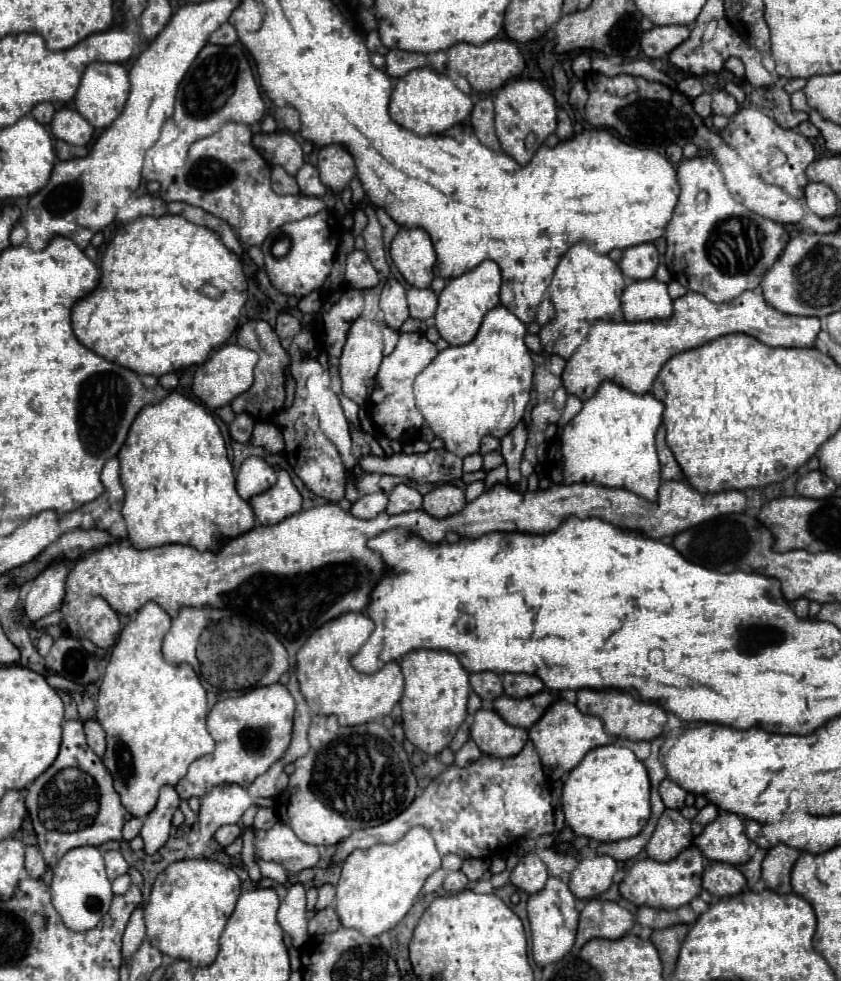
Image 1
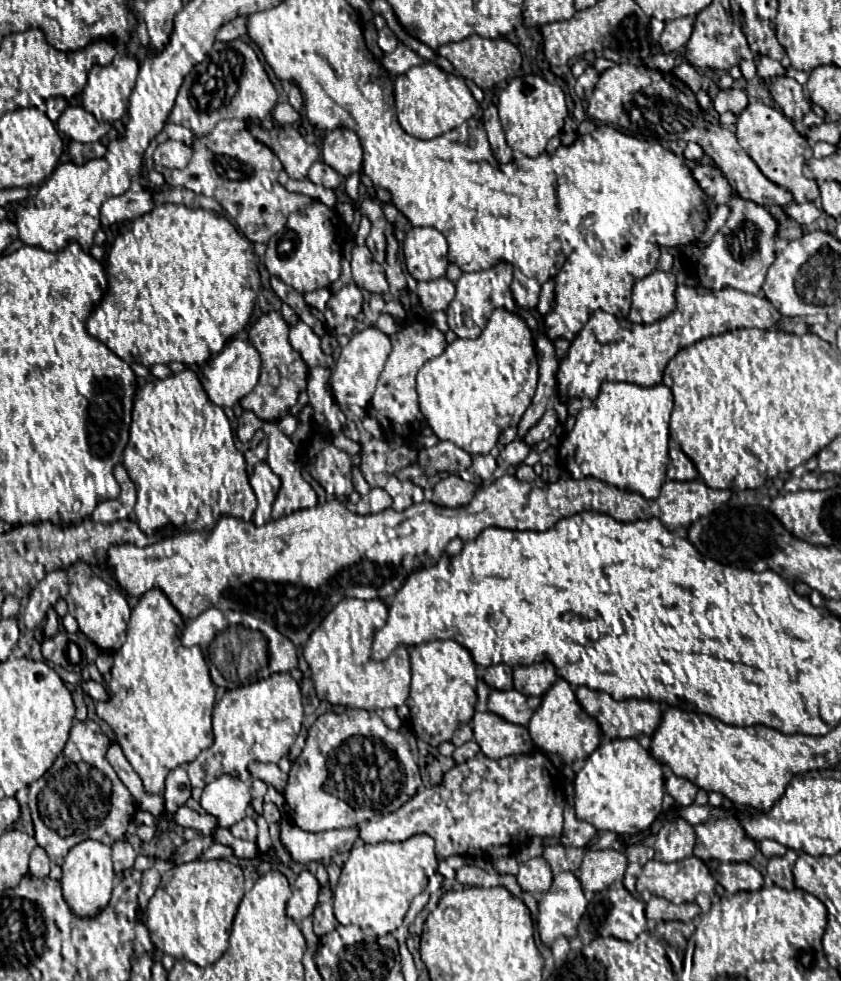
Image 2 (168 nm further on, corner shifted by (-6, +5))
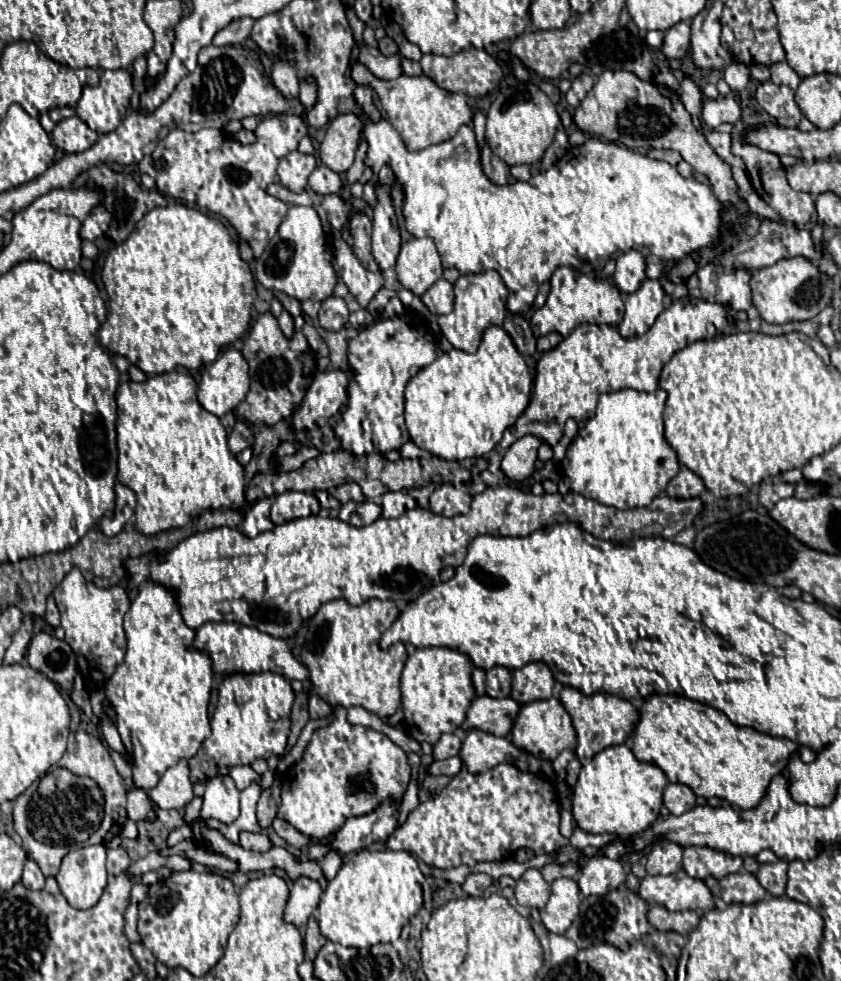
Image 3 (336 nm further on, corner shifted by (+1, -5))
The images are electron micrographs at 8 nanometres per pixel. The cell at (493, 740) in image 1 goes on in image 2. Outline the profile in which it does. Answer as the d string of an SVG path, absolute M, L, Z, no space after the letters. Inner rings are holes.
M476 712L472 730L474 742L478 742L482 754L490 760L534 752L534 742L524 726L516 726L490 712Z

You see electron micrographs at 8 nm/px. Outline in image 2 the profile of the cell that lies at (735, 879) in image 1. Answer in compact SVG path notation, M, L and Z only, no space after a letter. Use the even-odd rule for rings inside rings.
M748 862L740 864L720 864L714 874L716 882L722 884L728 892L740 890L760 890L764 886L764 876Z

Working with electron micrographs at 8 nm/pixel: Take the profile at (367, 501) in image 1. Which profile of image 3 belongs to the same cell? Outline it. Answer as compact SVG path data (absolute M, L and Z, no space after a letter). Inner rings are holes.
M365 500L357 506L357 510L351 514L349 524L353 526L367 526L371 522L375 522L381 516L381 506L375 504L373 500Z

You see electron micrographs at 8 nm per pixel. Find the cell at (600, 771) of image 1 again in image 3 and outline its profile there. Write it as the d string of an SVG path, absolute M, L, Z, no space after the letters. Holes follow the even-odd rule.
M625 744L609 746L581 768L573 788L573 818L581 830L591 834L609 832L621 838L635 836L659 818L663 806L661 796L667 784L669 780L661 768L639 762Z

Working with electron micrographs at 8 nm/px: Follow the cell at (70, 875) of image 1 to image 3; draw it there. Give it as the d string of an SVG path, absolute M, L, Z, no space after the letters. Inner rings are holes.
M97 844L69 852L57 874L65 900L77 910L93 908L107 885L105 845Z

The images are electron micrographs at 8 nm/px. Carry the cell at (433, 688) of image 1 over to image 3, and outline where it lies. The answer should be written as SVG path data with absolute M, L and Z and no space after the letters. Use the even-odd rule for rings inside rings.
M417 648L405 662L401 674L401 694L403 694L403 714L407 732L417 742L437 744L441 734L455 732L475 698L471 682L473 664L467 654L451 648Z

